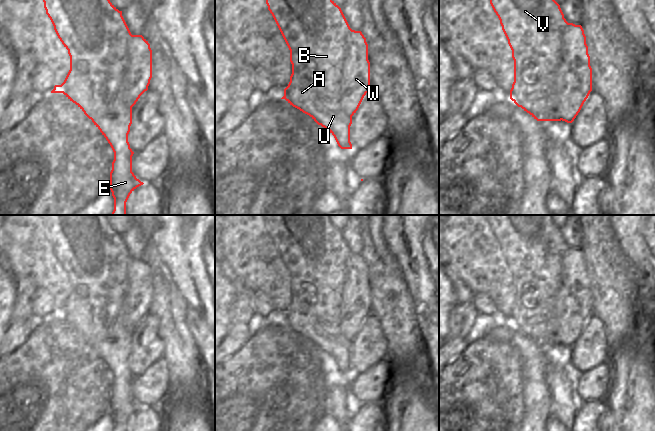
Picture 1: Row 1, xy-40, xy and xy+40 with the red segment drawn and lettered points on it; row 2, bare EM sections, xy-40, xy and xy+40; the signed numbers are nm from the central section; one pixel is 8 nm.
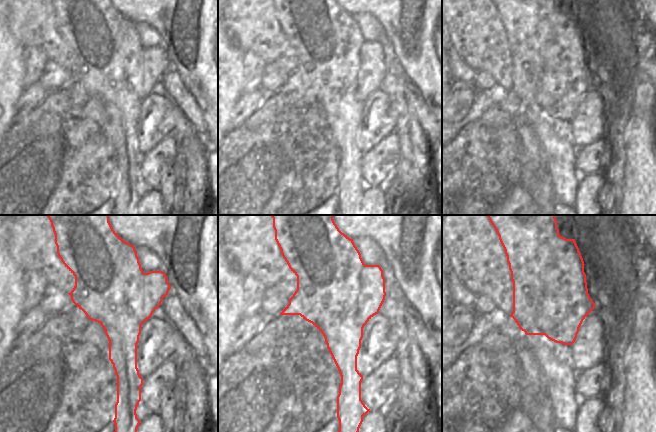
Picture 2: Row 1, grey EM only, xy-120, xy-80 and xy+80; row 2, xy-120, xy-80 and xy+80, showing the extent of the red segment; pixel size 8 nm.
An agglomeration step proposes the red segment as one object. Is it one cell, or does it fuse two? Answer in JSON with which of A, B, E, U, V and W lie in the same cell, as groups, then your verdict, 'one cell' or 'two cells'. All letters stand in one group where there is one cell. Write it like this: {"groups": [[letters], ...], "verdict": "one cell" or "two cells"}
{"groups": [["A", "B", "E", "U", "V"], ["W"]], "verdict": "two cells"}

